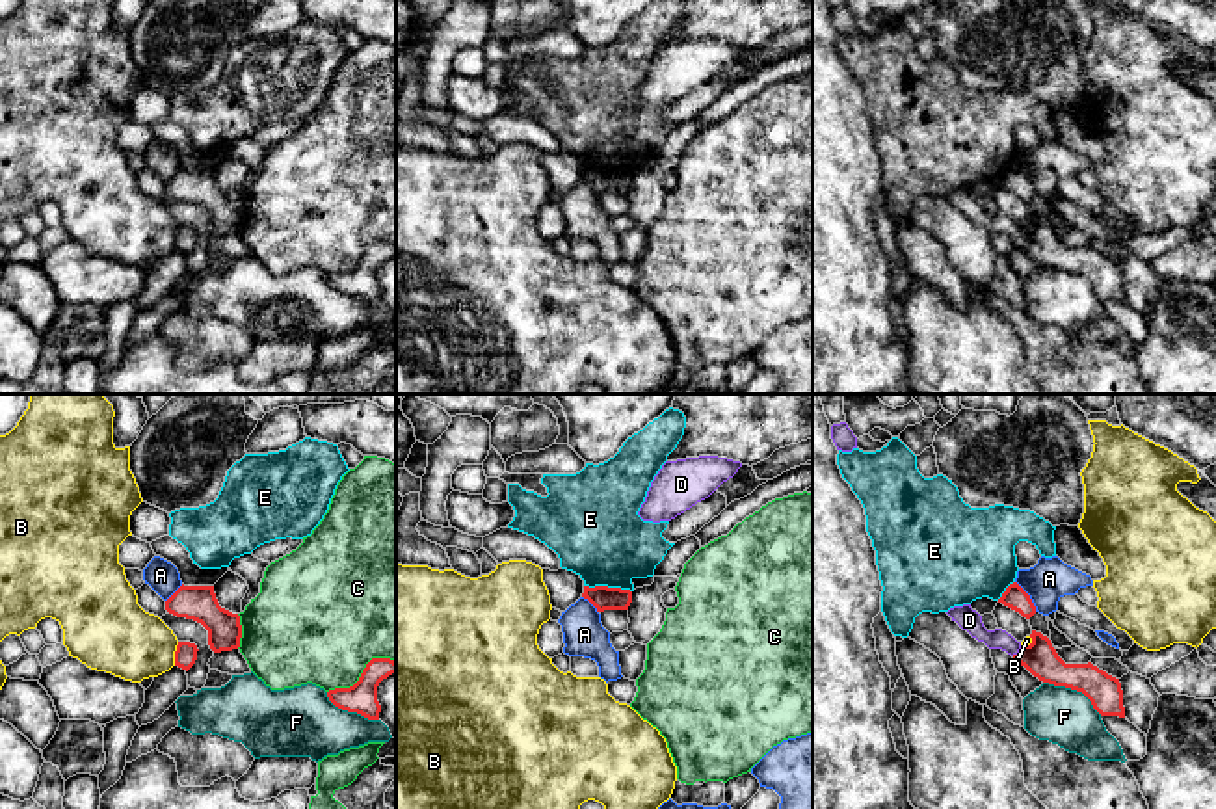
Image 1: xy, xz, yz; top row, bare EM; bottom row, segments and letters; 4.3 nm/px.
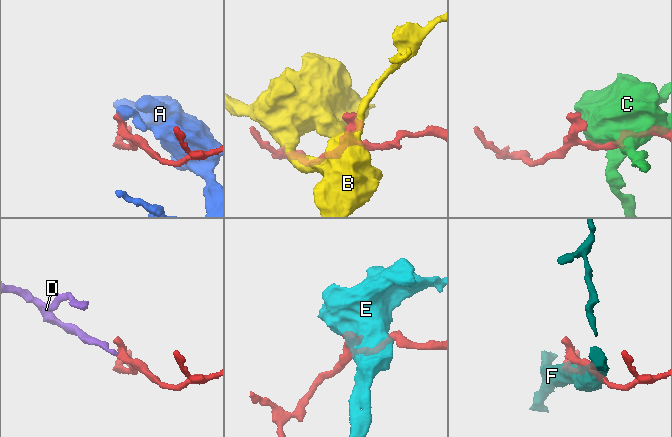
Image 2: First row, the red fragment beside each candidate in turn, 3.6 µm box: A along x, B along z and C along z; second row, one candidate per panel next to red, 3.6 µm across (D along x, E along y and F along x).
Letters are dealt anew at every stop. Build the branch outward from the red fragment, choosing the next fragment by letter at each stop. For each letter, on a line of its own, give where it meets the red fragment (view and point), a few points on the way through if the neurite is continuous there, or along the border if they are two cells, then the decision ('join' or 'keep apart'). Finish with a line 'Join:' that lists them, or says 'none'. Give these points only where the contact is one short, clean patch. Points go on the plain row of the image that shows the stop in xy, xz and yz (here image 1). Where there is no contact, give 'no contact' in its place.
A: contact yz (1029, 179); keep apart
B: contact xy (175, 237); border xy (179, 225), (173, 248); keep apart
C: contact xy (361, 257); keep apart
D: contact yz (1019, 235); way yz (1040, 240), (1019, 235), (986, 220), (971, 205); join
E: contact xz (607, 170); border xz (584, 168), (620, 170), (631, 175); keep apart
F: contact yz (1073, 272); keep apart
Join: D

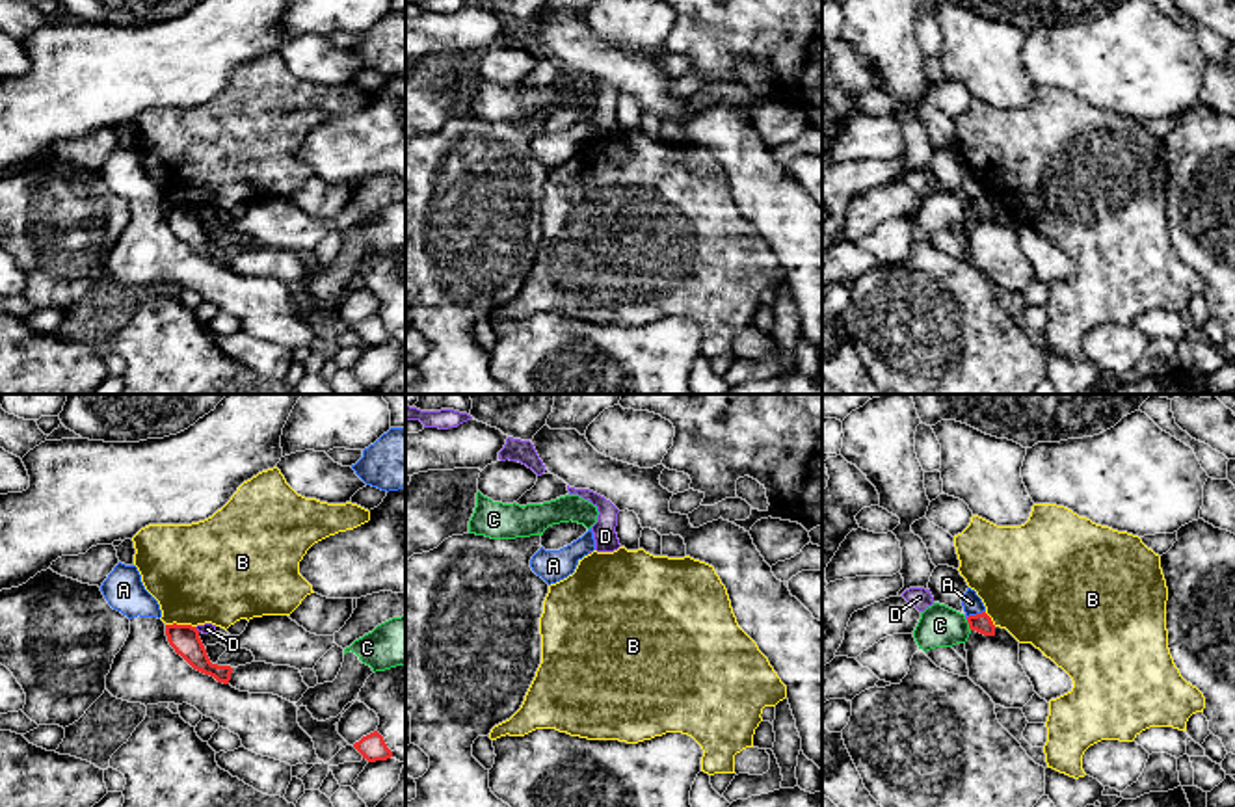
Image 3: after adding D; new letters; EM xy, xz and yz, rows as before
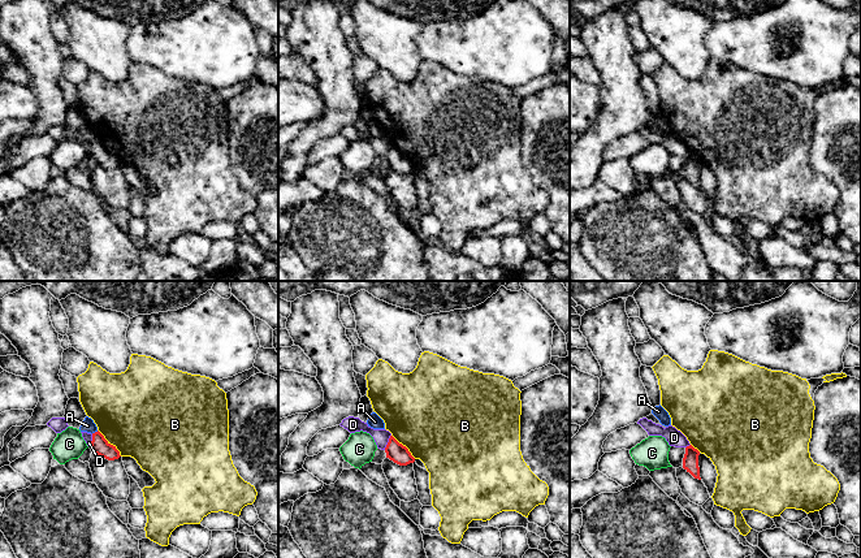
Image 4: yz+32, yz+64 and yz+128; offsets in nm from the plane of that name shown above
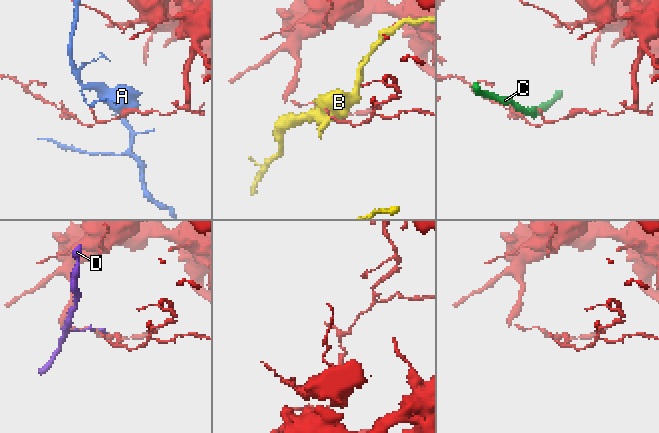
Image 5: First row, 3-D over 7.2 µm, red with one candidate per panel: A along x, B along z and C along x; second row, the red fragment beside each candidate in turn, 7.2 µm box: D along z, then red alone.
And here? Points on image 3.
A: contact yz (977, 198); keep apart
B: contact xy (181, 209); keep apart
C: contact yz (969, 209); border yz (966, 203), (971, 212); keep apart
D: contact xy (196, 212); border xy (194, 211), (199, 214); keep apart
Join: none

